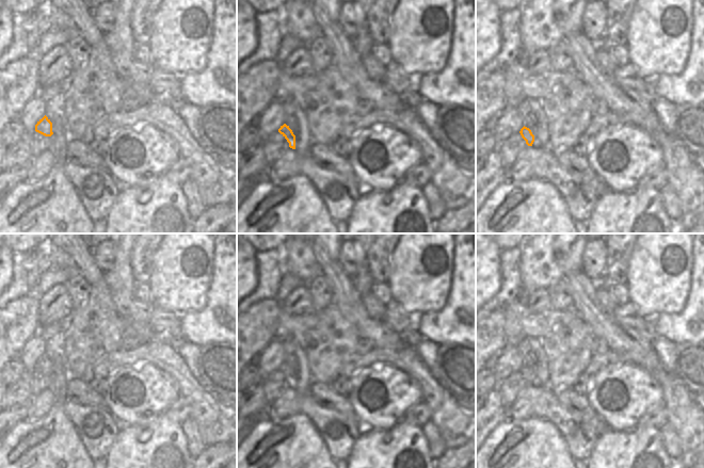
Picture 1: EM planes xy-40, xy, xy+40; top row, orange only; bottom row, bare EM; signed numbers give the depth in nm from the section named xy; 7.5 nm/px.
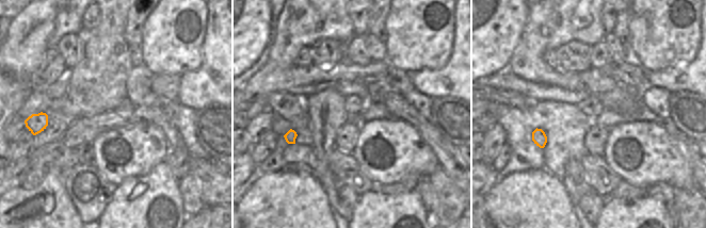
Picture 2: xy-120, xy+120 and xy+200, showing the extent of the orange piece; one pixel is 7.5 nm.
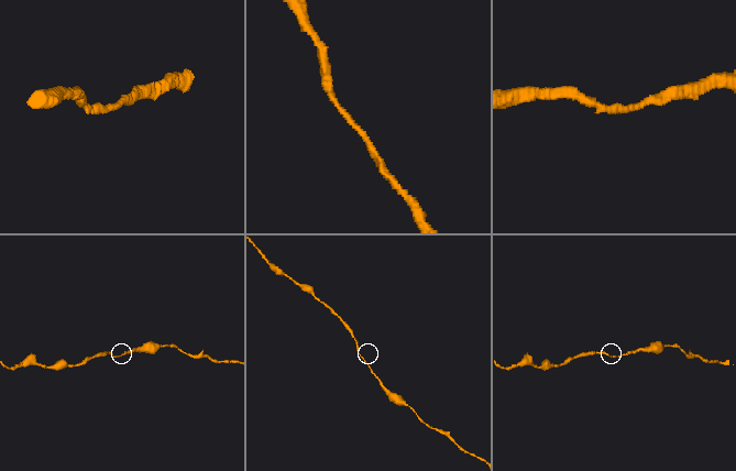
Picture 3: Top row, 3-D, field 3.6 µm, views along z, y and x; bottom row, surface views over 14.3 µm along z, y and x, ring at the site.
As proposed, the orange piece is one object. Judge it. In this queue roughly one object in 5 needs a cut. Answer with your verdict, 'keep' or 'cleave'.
keep

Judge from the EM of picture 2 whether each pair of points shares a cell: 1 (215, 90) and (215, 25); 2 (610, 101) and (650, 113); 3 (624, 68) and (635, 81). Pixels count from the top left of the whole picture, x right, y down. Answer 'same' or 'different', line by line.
1: same
2: different
3: same

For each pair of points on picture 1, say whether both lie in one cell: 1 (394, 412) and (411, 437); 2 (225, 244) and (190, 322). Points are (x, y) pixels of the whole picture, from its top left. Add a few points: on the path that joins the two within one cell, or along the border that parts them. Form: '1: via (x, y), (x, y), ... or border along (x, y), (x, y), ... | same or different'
1: border along (401, 419), (387, 430), (377, 430) | different
2: via (225, 265), (225, 295), (211, 309) | same

